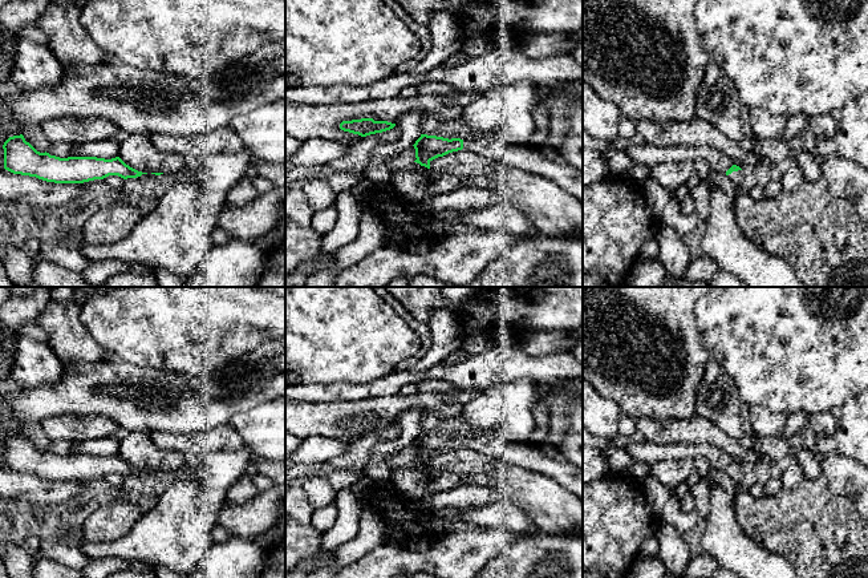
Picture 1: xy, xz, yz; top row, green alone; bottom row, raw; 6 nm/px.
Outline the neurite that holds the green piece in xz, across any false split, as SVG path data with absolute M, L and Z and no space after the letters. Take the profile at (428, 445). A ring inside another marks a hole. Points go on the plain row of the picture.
M421 432L413 442L415 458L430 466L430 460L438 454L458 448L471 448L487 457L502 458L532 472L548 476L559 485L573 493L583 501L583 469L560 460L547 448L527 442L511 442L494 433L474 432L470 437L443 436Z

